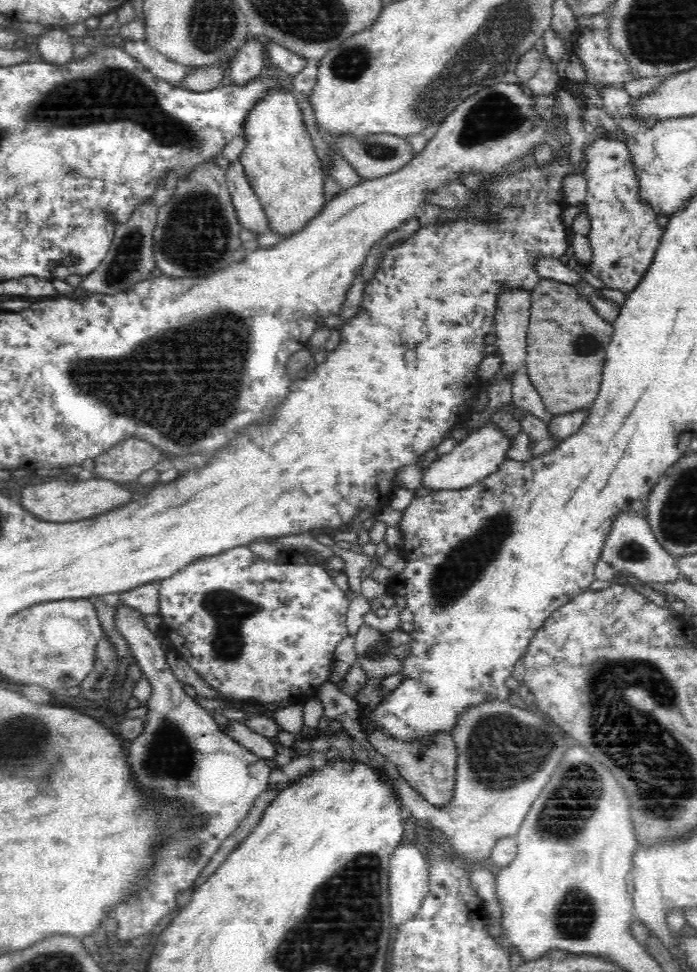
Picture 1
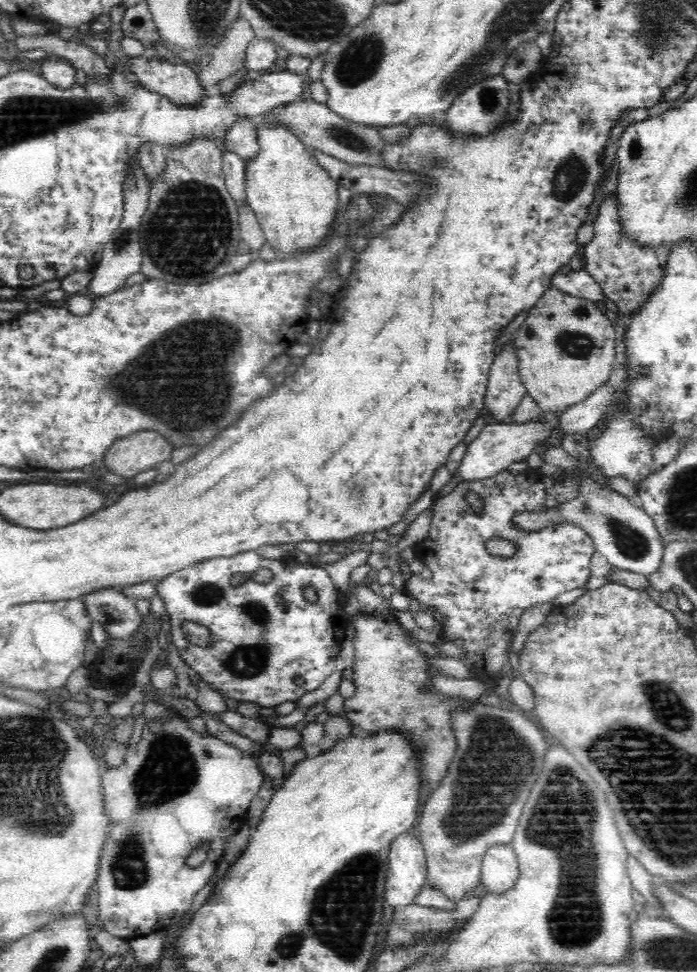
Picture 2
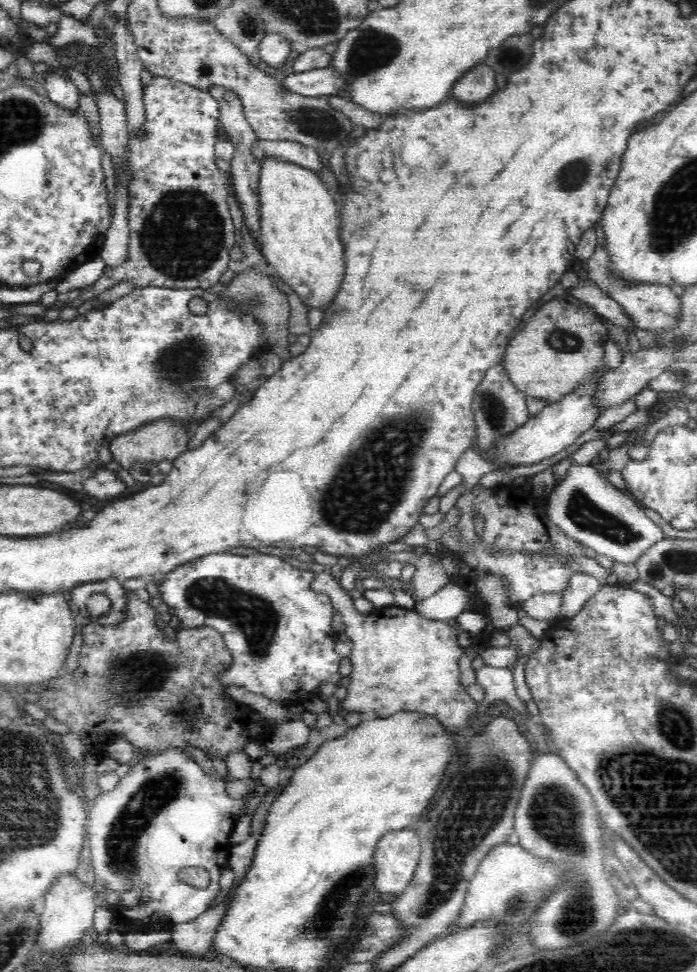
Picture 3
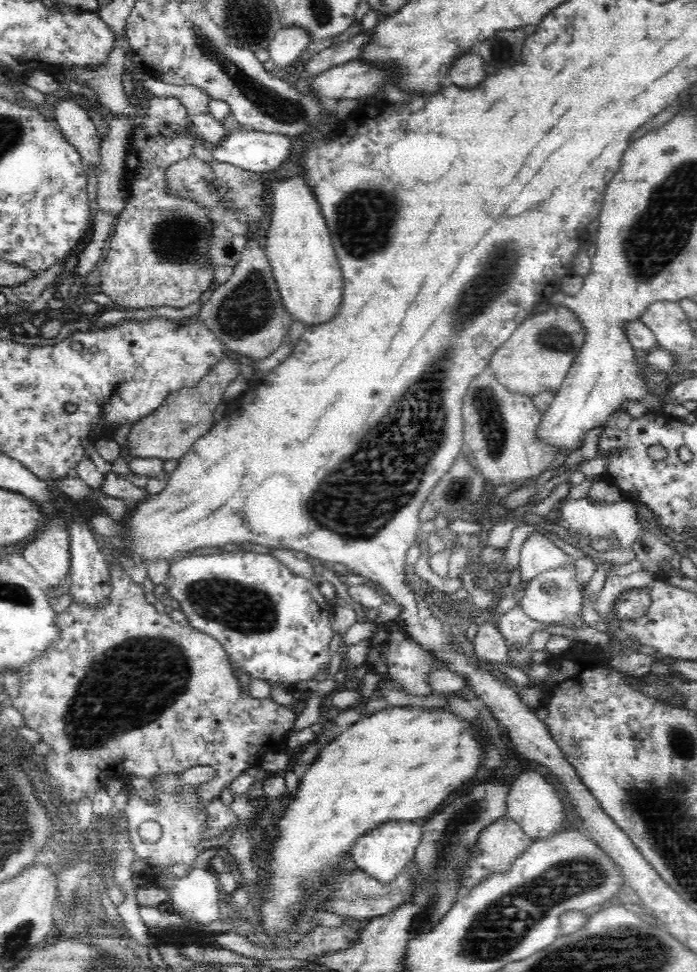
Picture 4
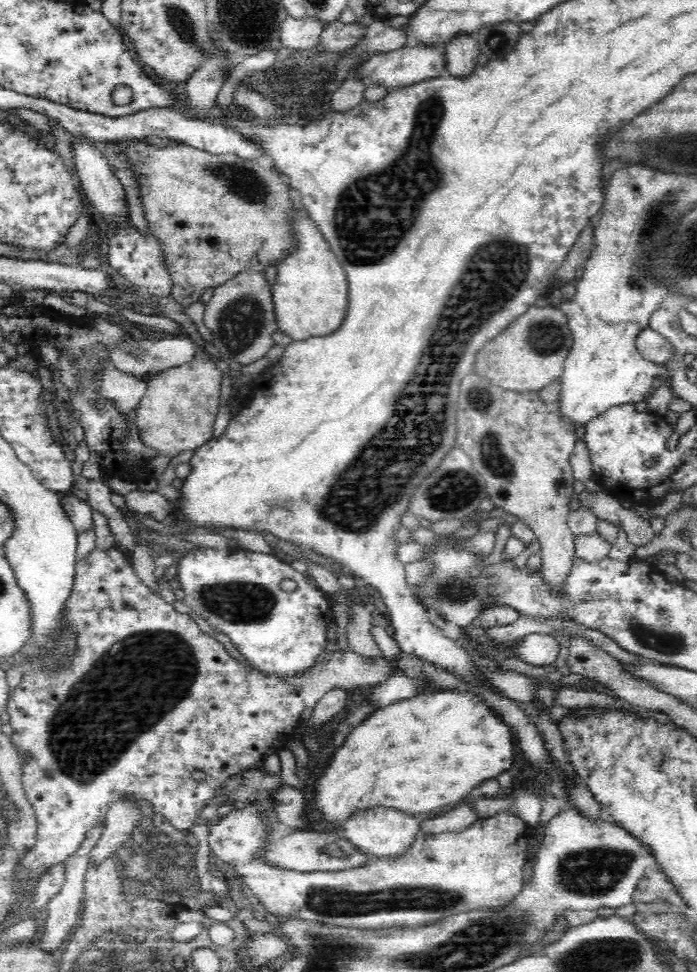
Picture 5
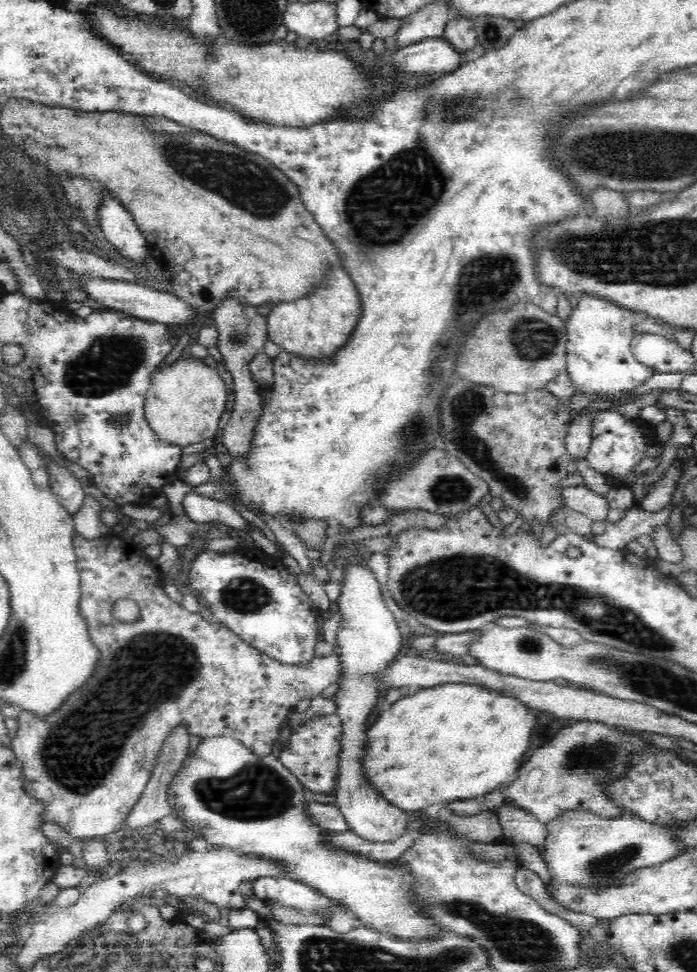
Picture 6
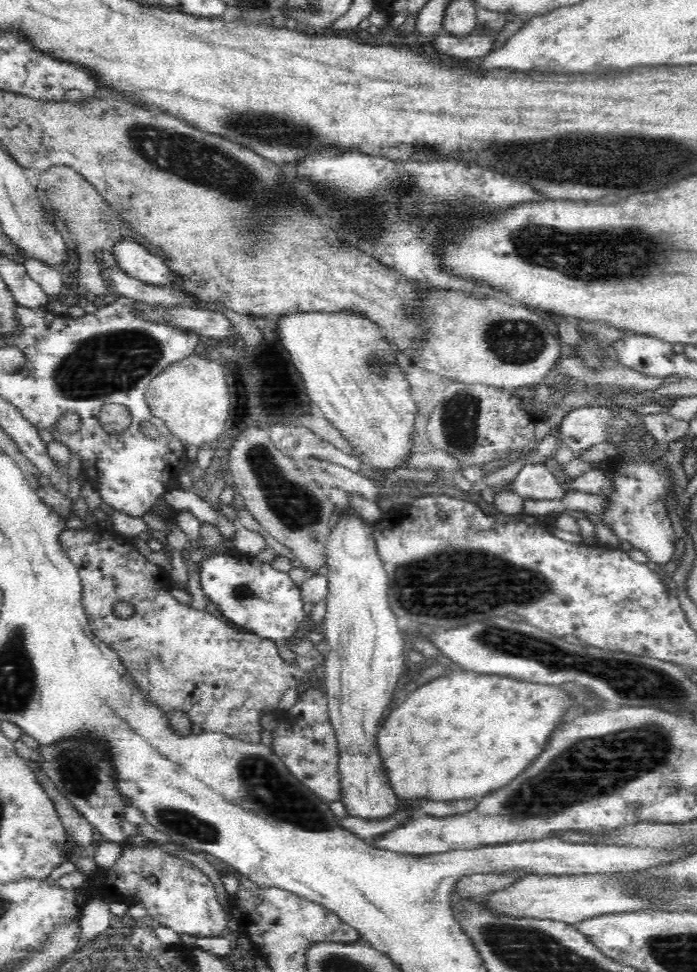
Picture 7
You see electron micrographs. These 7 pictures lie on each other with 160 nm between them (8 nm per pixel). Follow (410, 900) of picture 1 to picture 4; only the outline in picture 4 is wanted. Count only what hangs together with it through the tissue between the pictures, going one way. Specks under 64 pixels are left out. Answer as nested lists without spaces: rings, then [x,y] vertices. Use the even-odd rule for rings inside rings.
[[[390,818],[374,828],[368,828],[352,842],[349,862],[364,870],[380,880],[392,880],[411,858],[415,856],[415,848],[418,846],[422,836],[422,823],[419,820],[396,820]]]

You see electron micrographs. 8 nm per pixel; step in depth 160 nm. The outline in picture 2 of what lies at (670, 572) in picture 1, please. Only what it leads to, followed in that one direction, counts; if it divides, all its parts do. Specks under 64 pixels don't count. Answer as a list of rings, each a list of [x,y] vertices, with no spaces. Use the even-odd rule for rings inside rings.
[[[582,476],[580,480],[576,481],[580,481],[580,490],[572,500],[568,500],[564,504],[558,504],[556,508],[550,508],[547,511],[517,514],[515,518],[512,518],[512,523],[516,527],[524,529],[524,531],[535,531],[548,525],[556,525],[560,521],[576,523],[578,527],[582,527],[594,539],[597,552],[604,556],[612,567],[640,575],[656,572],[660,567],[660,562],[663,560],[664,543],[652,517],[648,516],[642,507],[632,505],[628,497],[610,488],[605,488],[605,486],[599,484],[599,481],[593,480],[591,476]]]

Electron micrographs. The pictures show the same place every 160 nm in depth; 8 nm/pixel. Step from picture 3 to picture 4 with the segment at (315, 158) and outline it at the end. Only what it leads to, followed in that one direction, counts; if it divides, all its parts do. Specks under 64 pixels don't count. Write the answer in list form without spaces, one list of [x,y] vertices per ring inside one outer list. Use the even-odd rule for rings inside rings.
[[[243,128],[225,132],[218,142],[211,144],[212,156],[220,162],[229,162],[254,172],[278,169],[288,158],[290,141],[281,133],[255,131]]]

